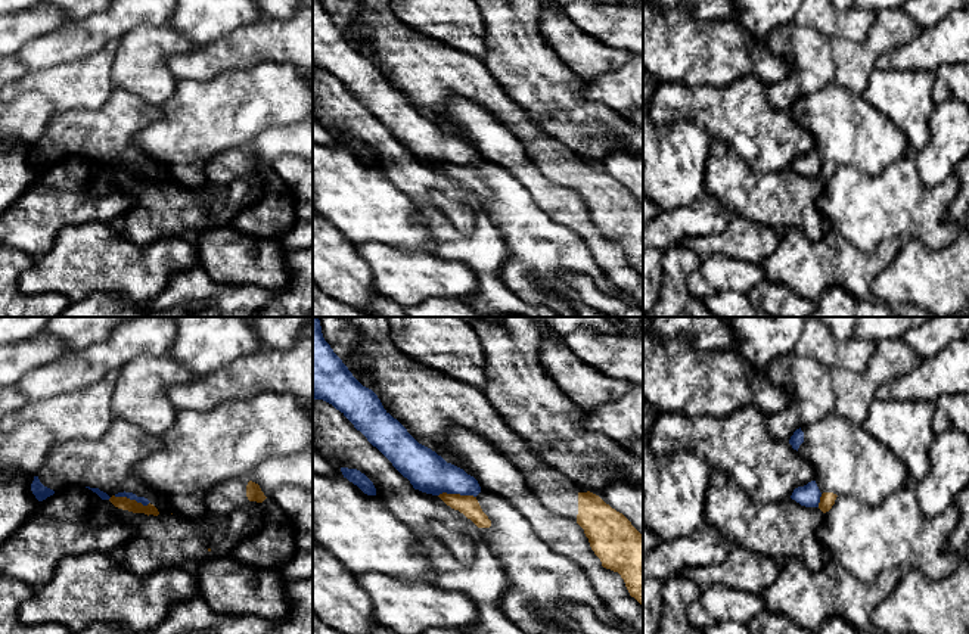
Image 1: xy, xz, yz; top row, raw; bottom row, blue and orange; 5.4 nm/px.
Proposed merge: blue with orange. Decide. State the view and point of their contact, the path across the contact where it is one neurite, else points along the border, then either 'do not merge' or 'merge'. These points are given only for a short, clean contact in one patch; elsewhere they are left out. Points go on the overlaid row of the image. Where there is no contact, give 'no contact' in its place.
xz (457, 493) | along xz (438, 494), (449, 493), (475, 497) | do not merge

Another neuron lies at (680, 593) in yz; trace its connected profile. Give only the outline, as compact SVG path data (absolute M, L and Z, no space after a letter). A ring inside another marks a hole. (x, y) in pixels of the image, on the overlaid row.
M674 575L664 581L664 602L656 634L687 634L692 622L689 610L702 594L702 588L690 578Z

